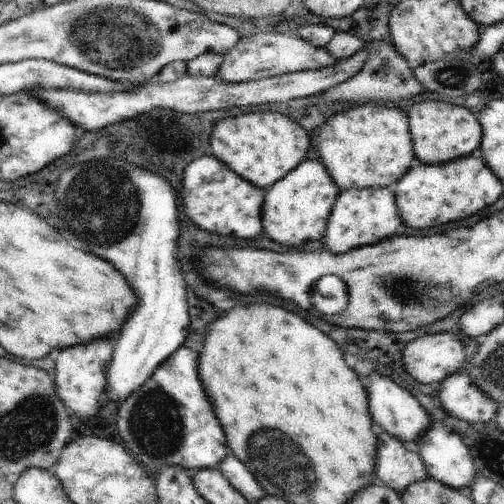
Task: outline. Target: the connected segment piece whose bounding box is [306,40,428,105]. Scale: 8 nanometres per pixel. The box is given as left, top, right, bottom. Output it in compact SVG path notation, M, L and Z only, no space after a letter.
M366 40L366 48L369 52L367 63L356 76L345 80L338 86L322 91L319 93L319 97L316 95L306 97L309 103L315 105L322 100L334 102L344 100L344 102L358 103L360 100L364 100L373 104L383 104L389 100L397 104L400 100L410 100L410 98L416 98L416 96L428 91L414 76L414 65L409 63L402 55L399 55L392 44L387 44L384 40Z

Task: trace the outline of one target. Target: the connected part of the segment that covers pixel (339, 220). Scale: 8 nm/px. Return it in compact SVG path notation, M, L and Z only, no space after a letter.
M367 188L342 191L330 213L321 247L332 254L342 254L352 249L373 245L400 232L403 220L399 217L393 188Z

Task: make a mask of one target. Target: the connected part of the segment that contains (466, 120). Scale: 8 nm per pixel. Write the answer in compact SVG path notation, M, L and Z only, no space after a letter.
M444 99L416 103L409 111L415 156L424 164L439 165L470 156L481 145L482 127L476 114Z

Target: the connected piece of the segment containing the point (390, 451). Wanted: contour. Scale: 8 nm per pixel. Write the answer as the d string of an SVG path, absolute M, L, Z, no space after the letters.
M397 438L377 443L375 482L402 494L411 484L429 477L421 456Z

